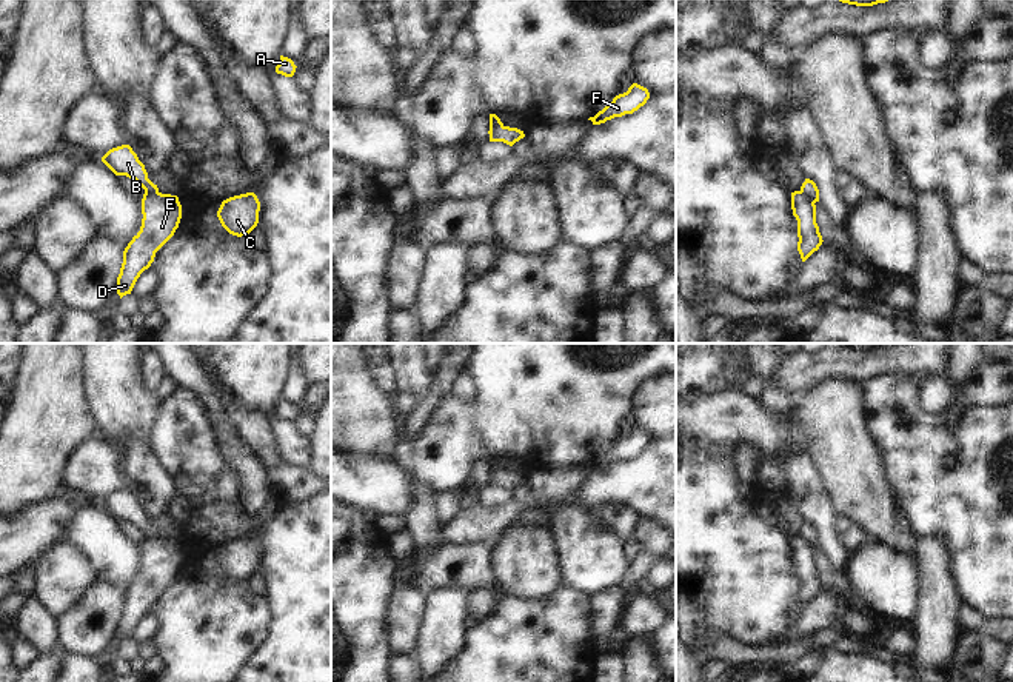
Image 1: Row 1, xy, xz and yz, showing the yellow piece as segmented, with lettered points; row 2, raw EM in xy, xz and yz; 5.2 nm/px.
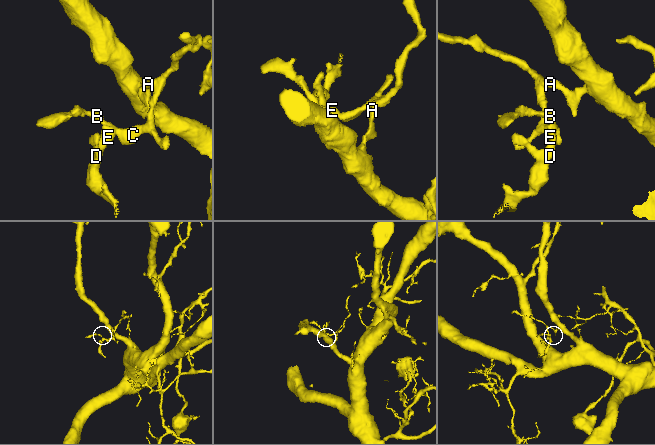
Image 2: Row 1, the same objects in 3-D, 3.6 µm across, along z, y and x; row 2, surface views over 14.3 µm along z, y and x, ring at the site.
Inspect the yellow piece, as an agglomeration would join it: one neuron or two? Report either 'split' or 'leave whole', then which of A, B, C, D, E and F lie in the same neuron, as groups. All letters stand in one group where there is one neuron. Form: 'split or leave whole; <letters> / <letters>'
split; A B C F / D E

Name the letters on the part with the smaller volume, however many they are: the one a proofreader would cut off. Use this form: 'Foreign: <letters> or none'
Foreign: D, E

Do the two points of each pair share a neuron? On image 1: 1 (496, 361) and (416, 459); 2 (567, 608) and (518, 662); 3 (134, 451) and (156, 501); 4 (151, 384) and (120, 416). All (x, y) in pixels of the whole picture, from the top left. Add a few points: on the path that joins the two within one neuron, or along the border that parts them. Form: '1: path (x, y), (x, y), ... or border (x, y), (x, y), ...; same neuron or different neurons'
1: path (496, 390), (496, 399), (445, 450); same neuron
2: path (559, 624), (533, 653); same neuron
3: path (139, 464), (153, 488); same neuron
4: border (142, 381), (143, 387), (153, 394); different neurons

